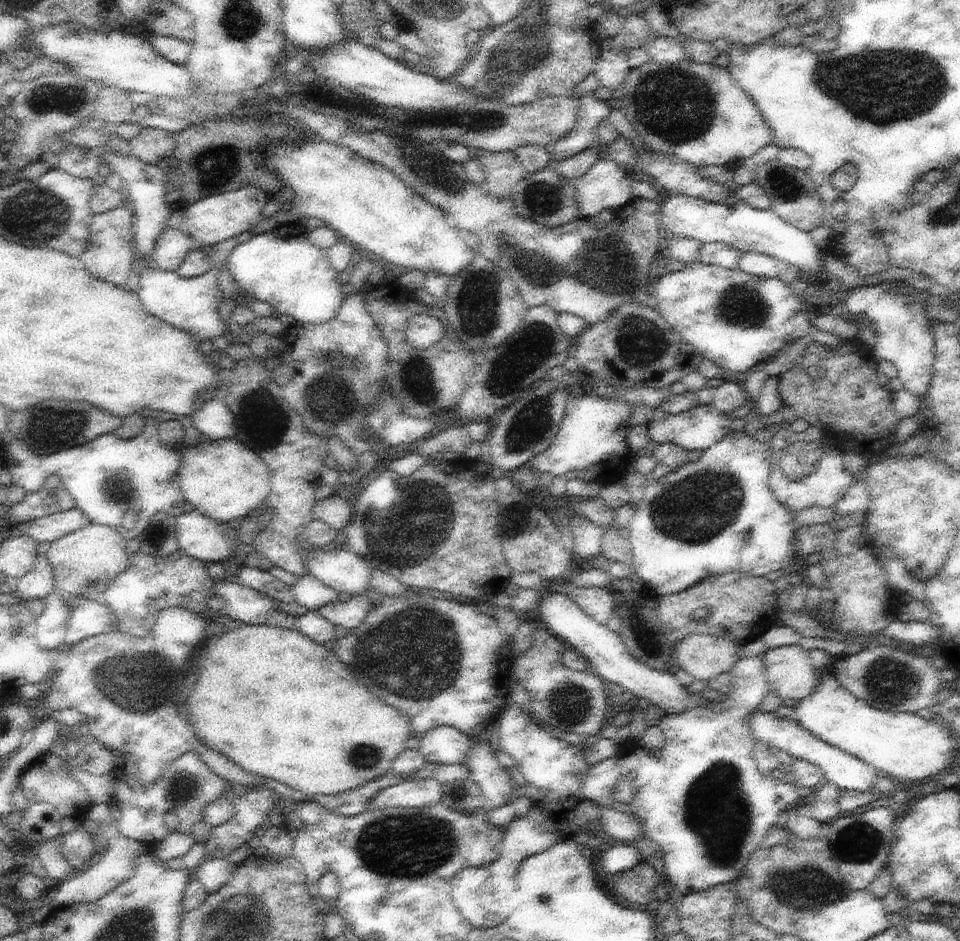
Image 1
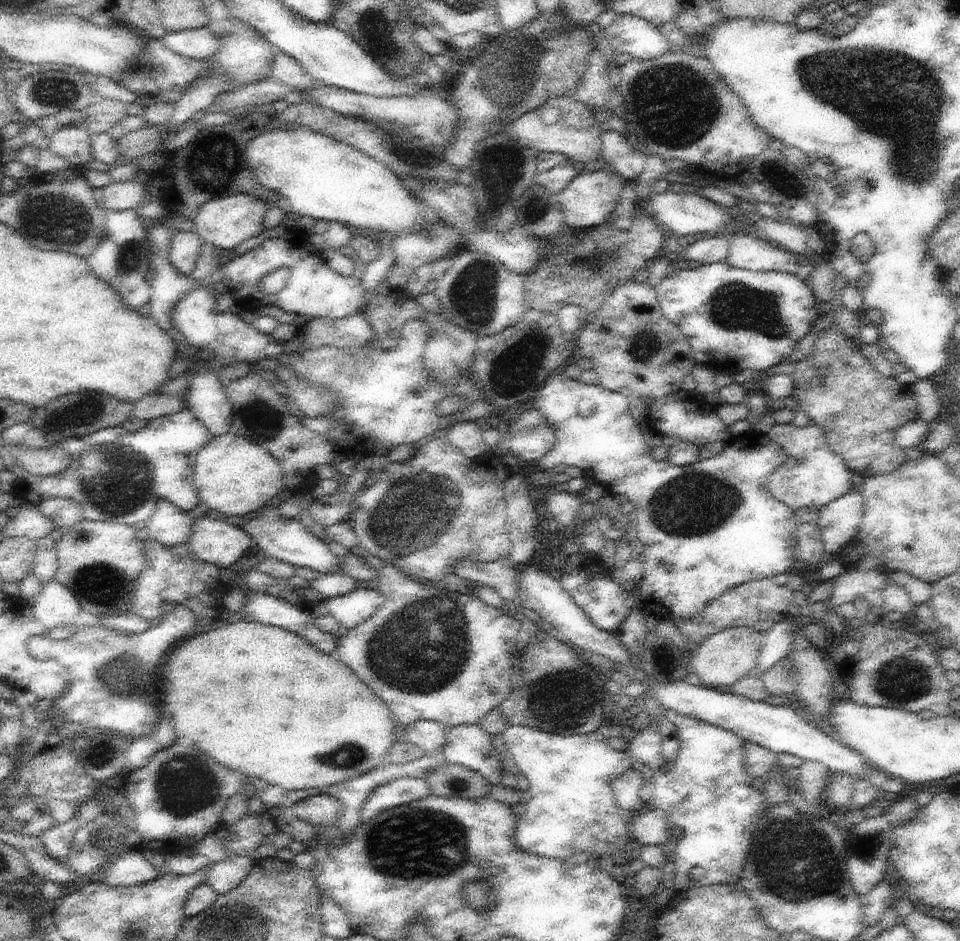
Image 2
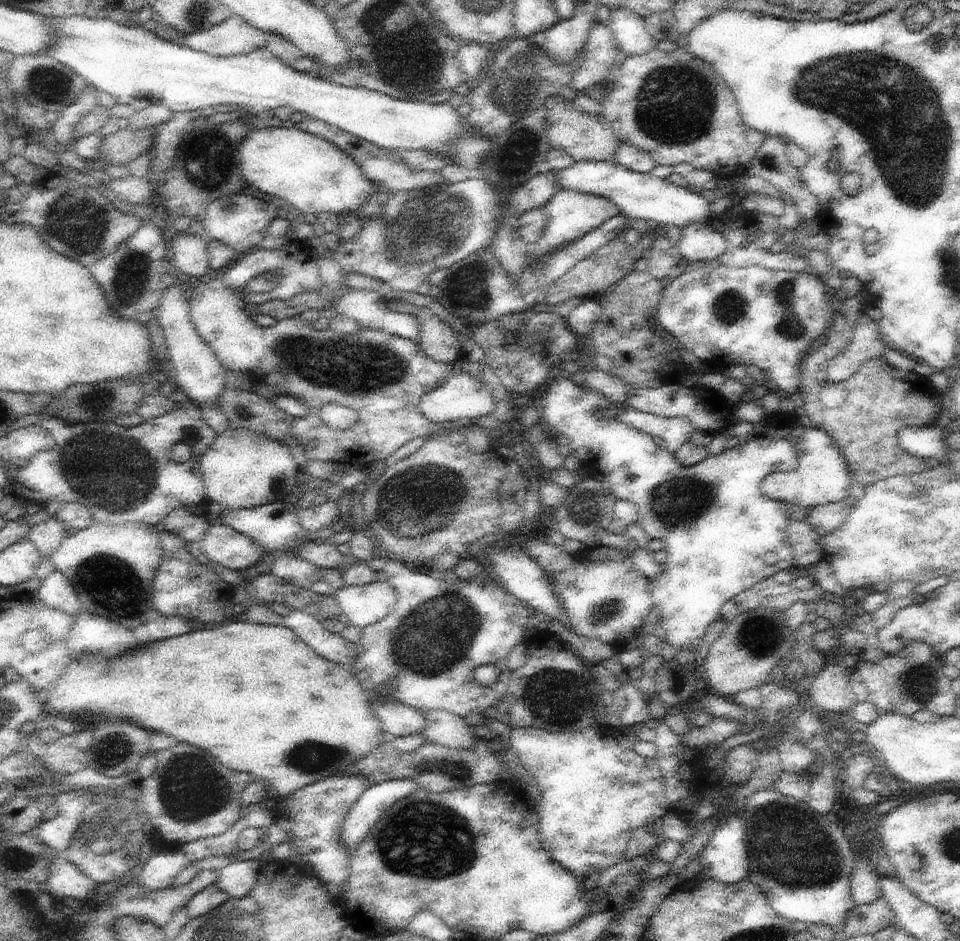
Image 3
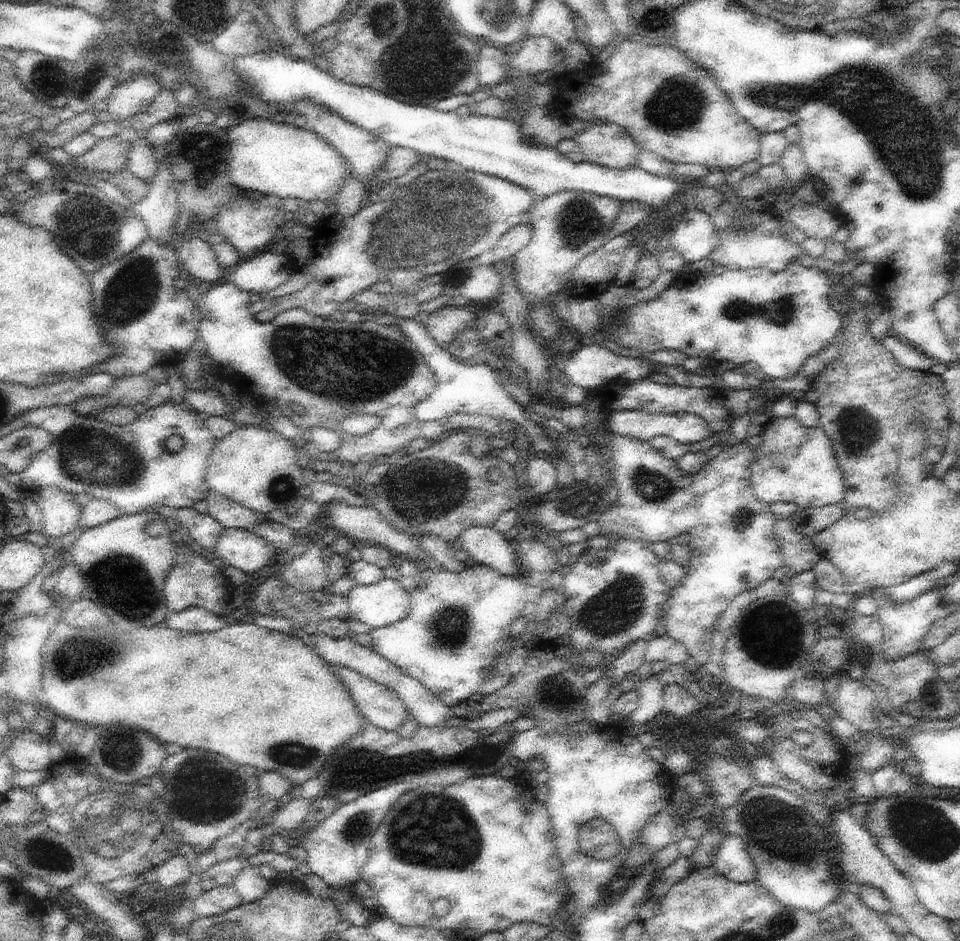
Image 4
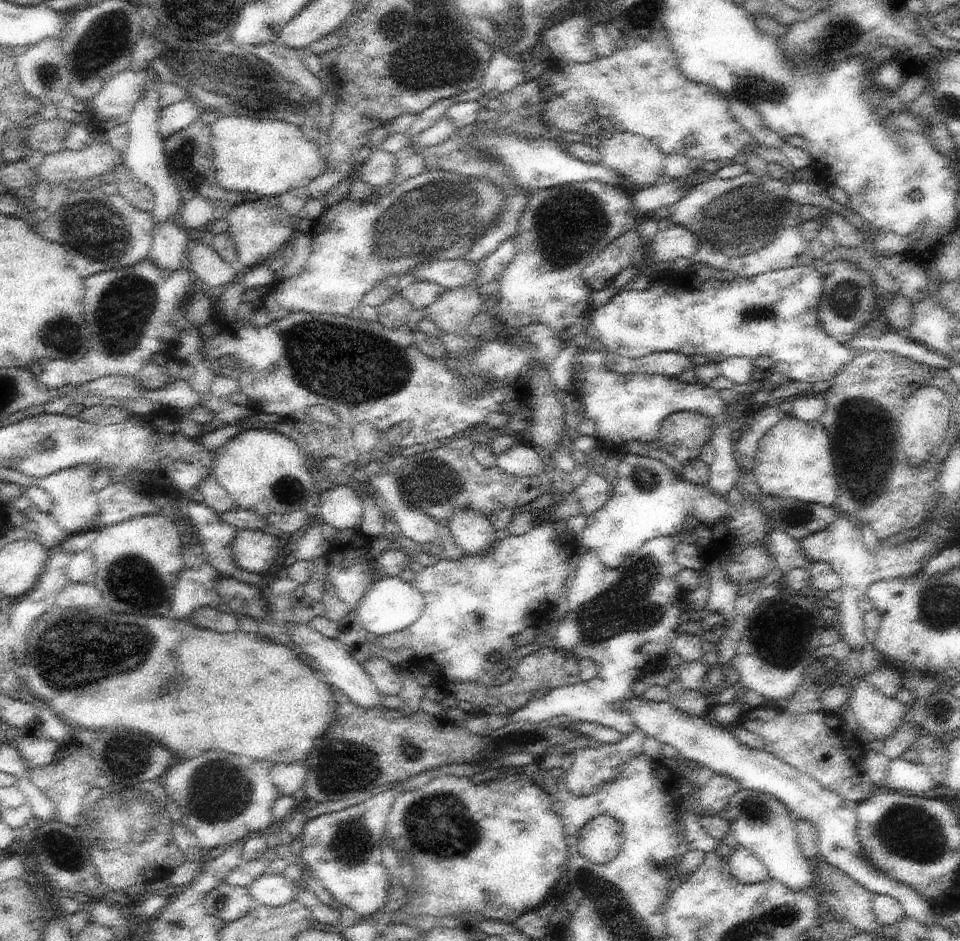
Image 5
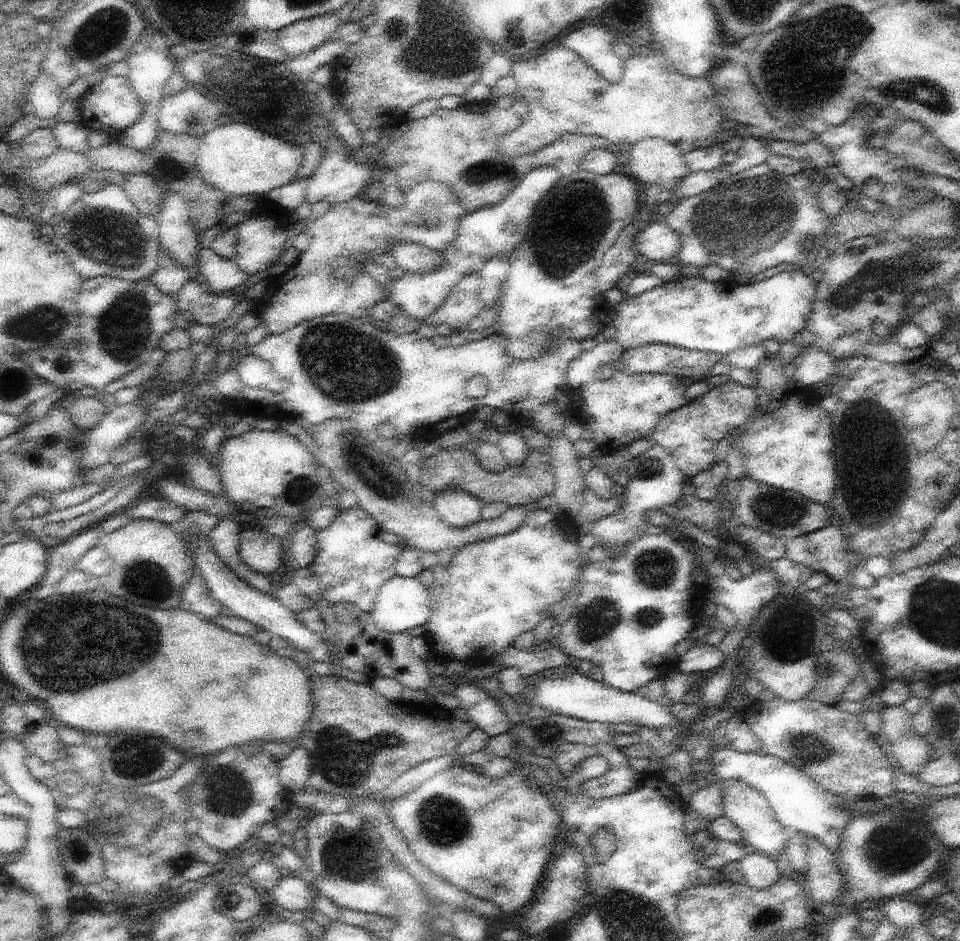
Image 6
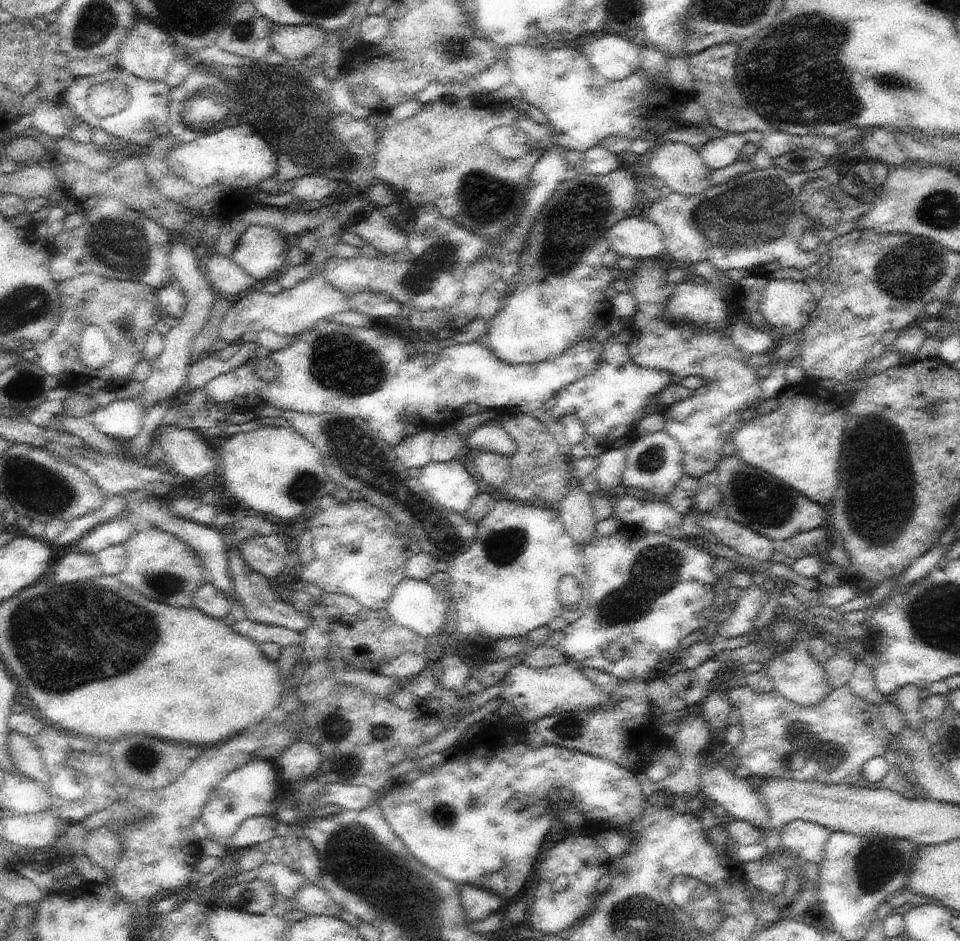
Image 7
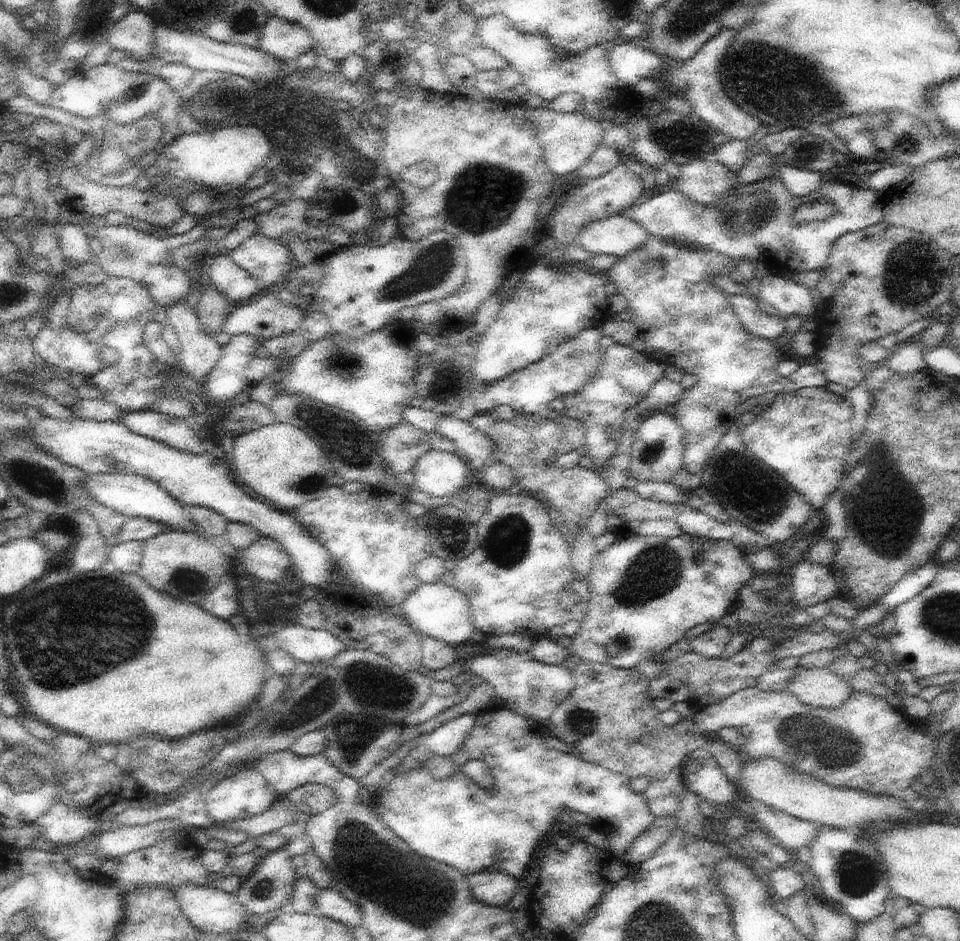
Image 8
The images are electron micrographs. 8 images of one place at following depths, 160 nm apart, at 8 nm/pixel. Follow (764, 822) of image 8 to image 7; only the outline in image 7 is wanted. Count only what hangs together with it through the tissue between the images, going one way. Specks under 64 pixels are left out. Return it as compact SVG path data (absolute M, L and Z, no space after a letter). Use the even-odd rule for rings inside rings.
M796 819L782 827L779 832L782 848L804 861L823 862L827 840L831 830L816 823Z

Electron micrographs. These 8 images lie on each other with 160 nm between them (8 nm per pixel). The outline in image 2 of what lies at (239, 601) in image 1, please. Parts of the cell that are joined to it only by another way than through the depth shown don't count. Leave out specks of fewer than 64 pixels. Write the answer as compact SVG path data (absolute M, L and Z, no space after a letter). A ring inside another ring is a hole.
M246 589L245 596L247 597L244 605L245 611L252 613L255 620L288 629L300 635L323 653L336 656L339 647L338 638L336 635L320 630L311 612L292 606L284 599L269 594Z

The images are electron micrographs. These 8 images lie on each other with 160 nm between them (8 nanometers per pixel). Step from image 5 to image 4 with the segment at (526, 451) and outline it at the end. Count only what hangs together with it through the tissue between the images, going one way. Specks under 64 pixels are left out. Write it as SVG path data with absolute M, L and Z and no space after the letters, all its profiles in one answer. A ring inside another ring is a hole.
M532 454L527 457L530 462L526 464L528 475L527 485L535 494L550 493L557 485L557 470L551 459L547 456Z

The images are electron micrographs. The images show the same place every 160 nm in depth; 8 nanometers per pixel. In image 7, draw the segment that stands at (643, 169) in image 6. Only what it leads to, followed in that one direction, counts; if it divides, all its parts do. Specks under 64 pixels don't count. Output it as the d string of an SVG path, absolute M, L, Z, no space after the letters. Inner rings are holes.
M656 141L652 160L643 168L650 175L662 179L675 193L686 196L703 195L714 186L711 174L714 172L695 150L687 143Z

